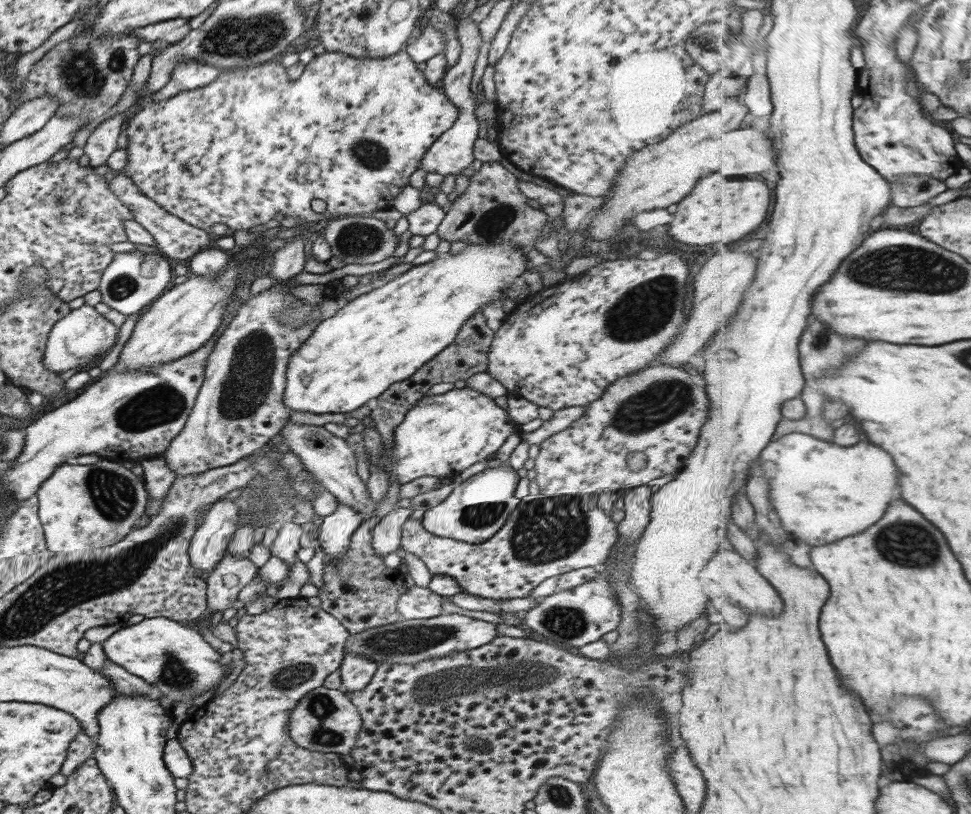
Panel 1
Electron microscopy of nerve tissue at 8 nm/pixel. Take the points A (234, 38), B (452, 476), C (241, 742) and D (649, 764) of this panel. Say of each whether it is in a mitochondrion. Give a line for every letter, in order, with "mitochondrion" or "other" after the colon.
A: mitochondrion
B: other
C: other
D: other

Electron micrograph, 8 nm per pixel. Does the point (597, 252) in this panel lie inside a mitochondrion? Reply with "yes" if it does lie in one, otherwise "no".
no

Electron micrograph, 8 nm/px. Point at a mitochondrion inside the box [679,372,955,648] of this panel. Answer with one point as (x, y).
(905, 543)

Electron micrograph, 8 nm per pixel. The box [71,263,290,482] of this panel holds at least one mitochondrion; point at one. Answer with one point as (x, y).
(252, 363)

